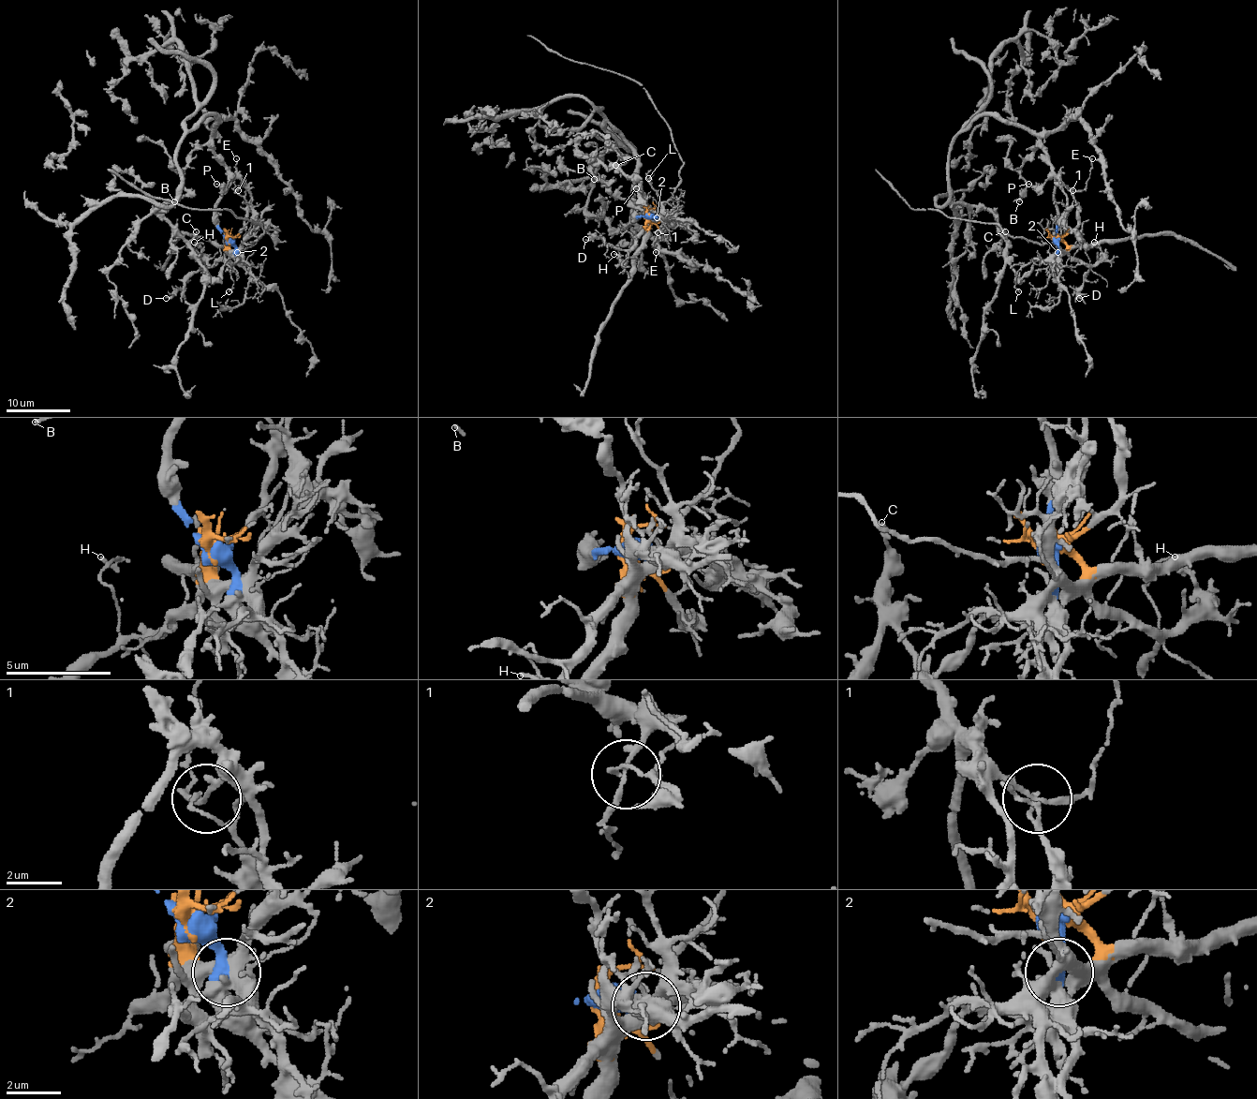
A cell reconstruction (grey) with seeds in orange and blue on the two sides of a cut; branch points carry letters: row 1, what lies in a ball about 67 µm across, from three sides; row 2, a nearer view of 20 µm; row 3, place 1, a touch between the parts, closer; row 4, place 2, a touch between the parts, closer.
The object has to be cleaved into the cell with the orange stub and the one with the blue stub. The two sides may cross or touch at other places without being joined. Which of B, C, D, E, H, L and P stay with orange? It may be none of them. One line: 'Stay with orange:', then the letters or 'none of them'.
Stay with orange: D, H, L

